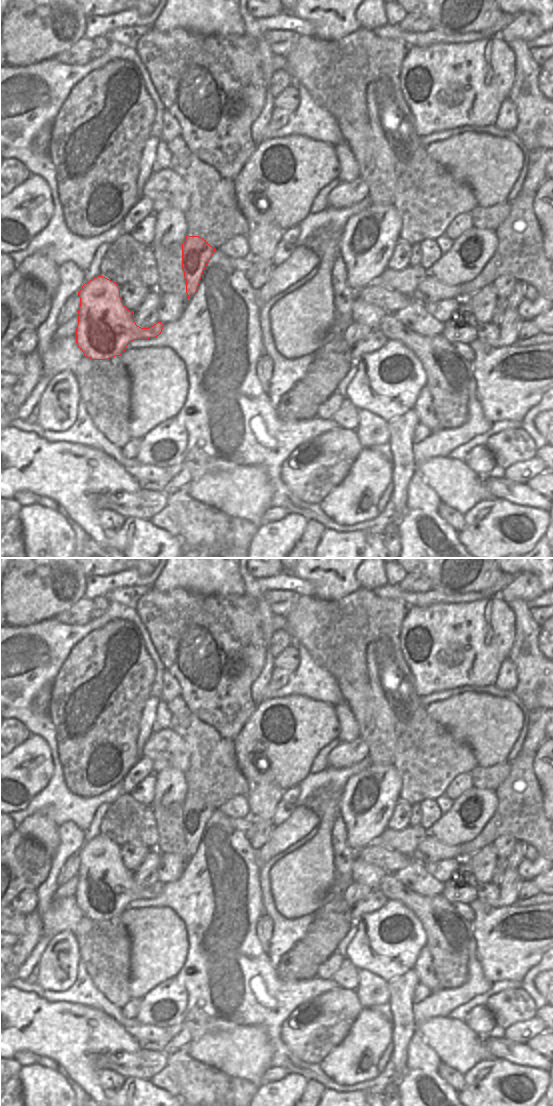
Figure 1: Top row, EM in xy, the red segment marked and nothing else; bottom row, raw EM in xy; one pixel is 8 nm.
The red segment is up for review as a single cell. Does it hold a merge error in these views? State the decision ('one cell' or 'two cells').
two cells

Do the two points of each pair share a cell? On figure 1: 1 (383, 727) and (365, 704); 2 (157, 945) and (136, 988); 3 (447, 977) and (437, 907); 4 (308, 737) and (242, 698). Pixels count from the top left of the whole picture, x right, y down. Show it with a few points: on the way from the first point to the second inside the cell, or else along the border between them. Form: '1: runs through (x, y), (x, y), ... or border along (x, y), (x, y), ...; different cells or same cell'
1: runs through (381, 721), (371, 710); same cell
2: runs through (155, 956), (144, 977); same cell
3: runs through (447, 960), (447, 938), (435, 924); same cell
4: border along (256, 706), (252, 715), (243, 726); different cells

